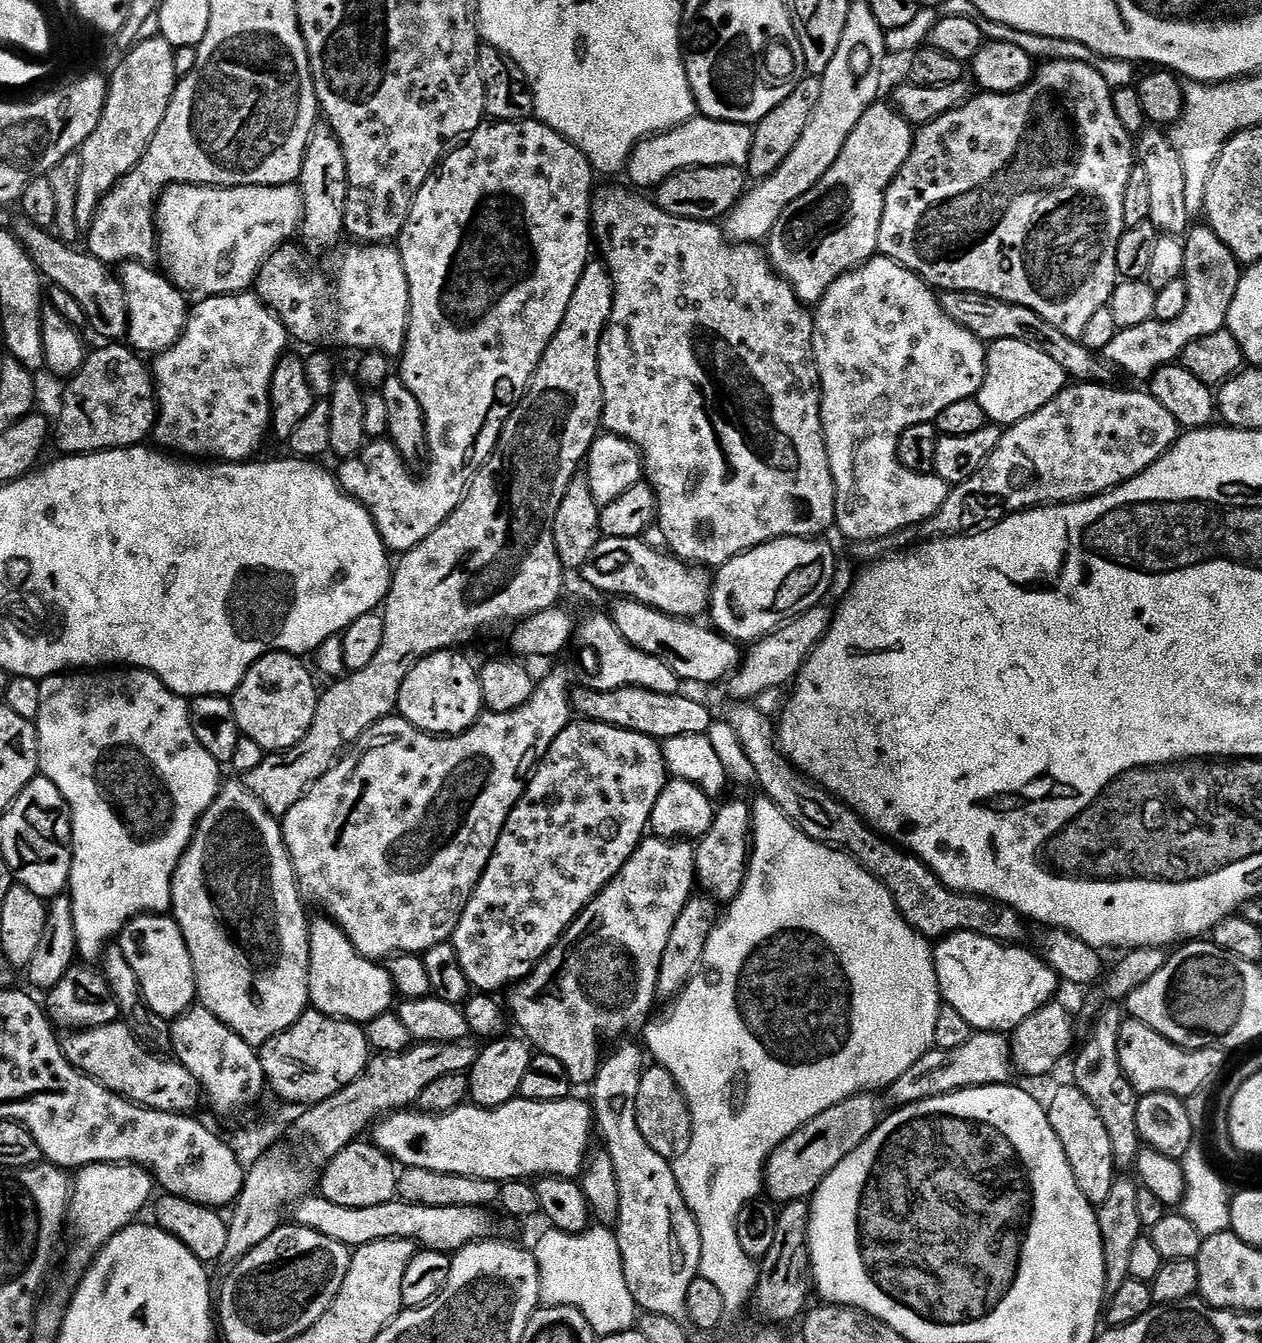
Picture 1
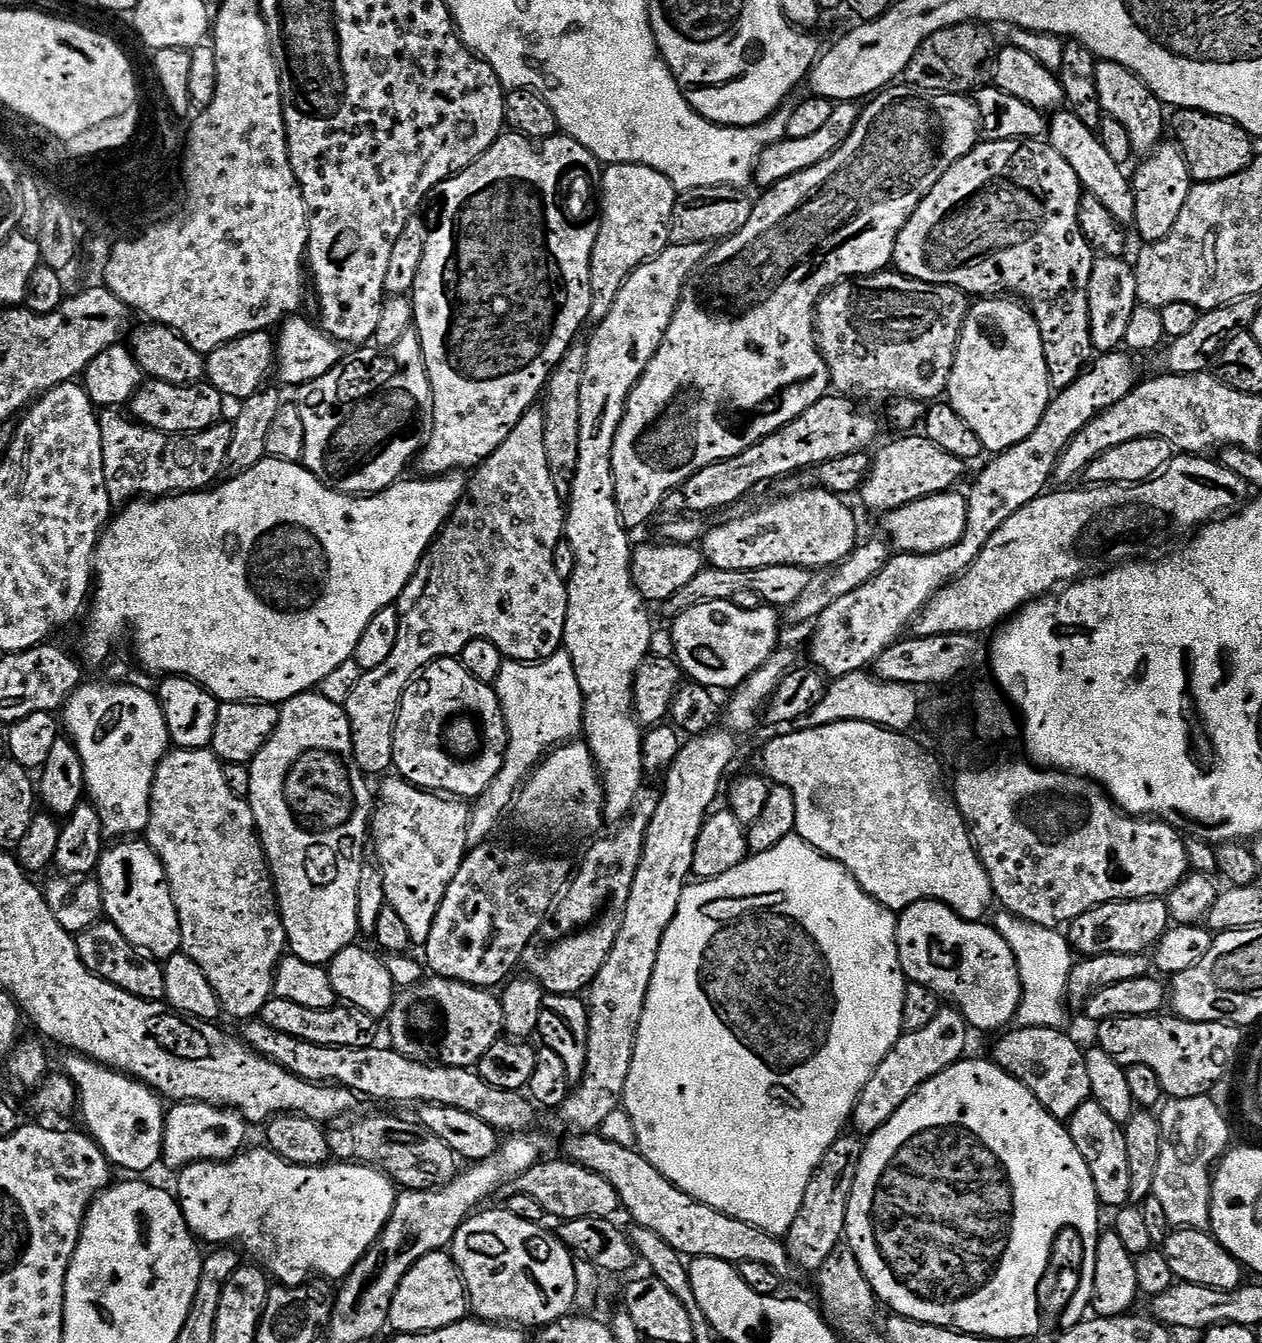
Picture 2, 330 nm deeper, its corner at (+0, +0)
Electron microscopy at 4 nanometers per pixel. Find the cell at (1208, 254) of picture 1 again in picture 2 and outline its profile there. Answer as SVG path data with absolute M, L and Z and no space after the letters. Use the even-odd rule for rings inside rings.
M1117 350L1114 352L1106 352L1097 355L1092 363L1084 369L1084 372L1071 384L1069 388L1061 388L1052 397L1052 401L1048 403L1048 409L1042 414L1042 422L1038 422L1038 426L1034 430L1034 434L1030 434L1030 438L1026 438L1022 442L1018 442L1014 446L1010 446L1004 452L997 452L991 457L992 460L980 473L976 476L976 481L972 484L972 489L967 489L966 495L968 497L968 522L966 524L966 534L962 534L962 538L954 546L950 546L946 550L938 550L938 554L910 554L909 552L901 552L893 555L887 562L886 566L882 566L882 570L878 574L874 574L874 578L870 578L870 582L866 582L866 586L858 586L858 590L850 590L850 594L846 594L843 598L838 598L838 602L833 602L832 605L826 606L826 610L822 610L822 614L816 617L814 627L816 630L812 636L810 644L810 658L809 660L815 667L819 668L829 679L835 680L844 677L850 673L863 671L887 650L892 644L895 644L900 637L905 635L906 629L915 620L916 616L924 607L930 602L930 598L934 598L934 594L938 594L938 590L942 590L951 580L957 580L964 571L974 562L974 558L978 558L978 554L982 554L982 546L986 546L986 542L990 542L990 534L994 534L994 530L998 530L998 526L1002 526L1002 522L1006 522L1006 518L1010 518L1010 514L1018 514L1018 510L1022 510L1022 506L1026 506L1030 502L1034 502L1040 496L1044 495L1046 489L1049 487L1048 483L1053 483L1056 467L1060 461L1060 455L1070 446L1070 442L1078 435L1087 424L1096 416L1102 415L1106 410L1110 410L1110 406L1114 406L1118 402L1122 402L1122 398L1126 398L1126 394L1130 394L1136 389L1138 377L1136 377L1136 364L1132 360L1133 357L1127 351Z

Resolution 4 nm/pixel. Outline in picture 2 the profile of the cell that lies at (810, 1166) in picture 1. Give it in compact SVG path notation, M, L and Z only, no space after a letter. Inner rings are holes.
M955 1006L941 1007L938 1018L934 1018L934 1022L929 1022L922 1030L904 1032L890 1054L882 1058L870 1082L866 1082L860 1100L852 1112L851 1127L864 1138L877 1132L895 1114L898 1106L902 1106L902 1102L906 1102L906 1098L914 1095L930 1078L942 1074L942 1070L965 1059L968 1035L968 1020Z

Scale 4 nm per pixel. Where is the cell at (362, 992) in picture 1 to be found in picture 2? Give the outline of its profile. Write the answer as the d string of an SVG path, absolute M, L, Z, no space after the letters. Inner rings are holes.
M319 691L303 692L285 700L280 708L280 721L274 730L274 734L258 750L258 754L252 759L250 765L250 794L246 797L254 814L256 830L260 833L260 841L264 847L264 853L268 859L268 866L272 870L272 883L276 886L276 899L280 905L280 917L284 923L284 929L288 935L288 948L291 955L302 958L302 962L311 964L329 964L335 956L342 954L346 946L350 946L357 939L360 927L358 926L358 877L362 875L362 866L366 862L364 856L364 843L370 840L370 825L374 811L374 792L368 789L369 777L358 766L354 758L354 742L348 715L344 712L343 703L331 700L328 696L319 696Z

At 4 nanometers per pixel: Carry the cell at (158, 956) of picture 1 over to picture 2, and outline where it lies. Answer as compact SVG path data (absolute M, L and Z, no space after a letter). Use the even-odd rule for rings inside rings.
M124 838L113 844L105 847L94 873L102 890L104 916L135 948L161 962L168 960L181 951L180 919L162 862L143 839Z

